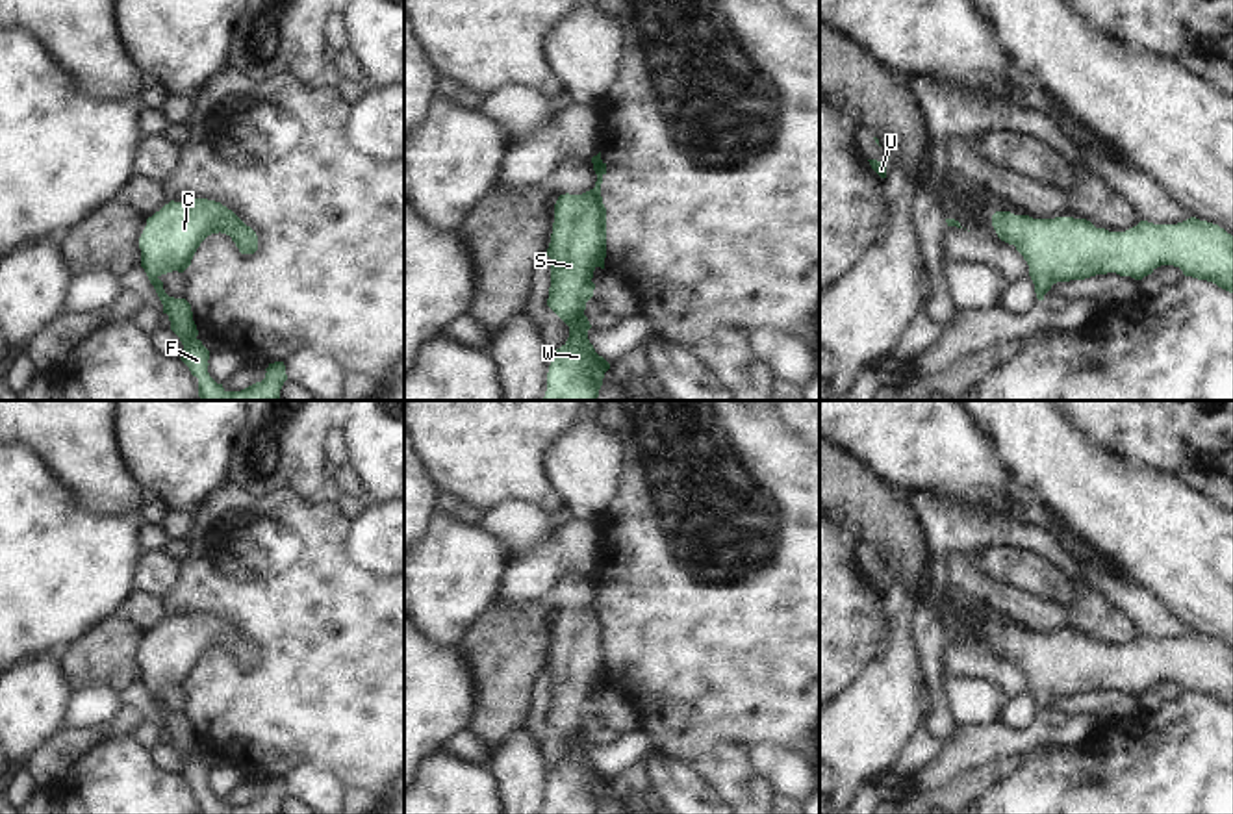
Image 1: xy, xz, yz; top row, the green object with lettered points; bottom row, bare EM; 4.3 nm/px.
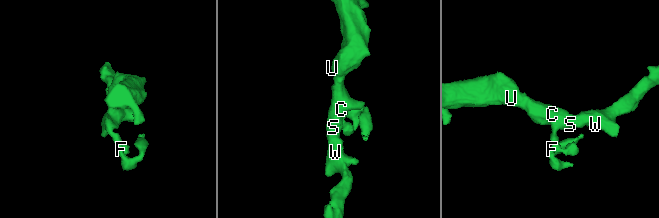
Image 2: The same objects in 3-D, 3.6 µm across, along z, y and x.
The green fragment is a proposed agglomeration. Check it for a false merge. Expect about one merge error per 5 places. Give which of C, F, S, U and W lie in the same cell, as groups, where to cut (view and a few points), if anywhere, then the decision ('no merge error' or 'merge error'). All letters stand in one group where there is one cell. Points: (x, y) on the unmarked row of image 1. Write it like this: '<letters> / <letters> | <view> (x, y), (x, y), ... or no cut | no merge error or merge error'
C F S U W | no cut | no merge error

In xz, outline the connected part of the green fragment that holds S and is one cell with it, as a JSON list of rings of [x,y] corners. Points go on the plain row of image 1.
[[[601,567],[591,573],[595,603],[582,610],[560,610],[547,671],[551,703],[547,721],[569,742],[567,757],[551,771],[543,814],[597,814],[610,779],[588,755],[591,744],[584,731],[593,712],[591,697],[606,673],[606,623],[601,612],[606,579]]]

